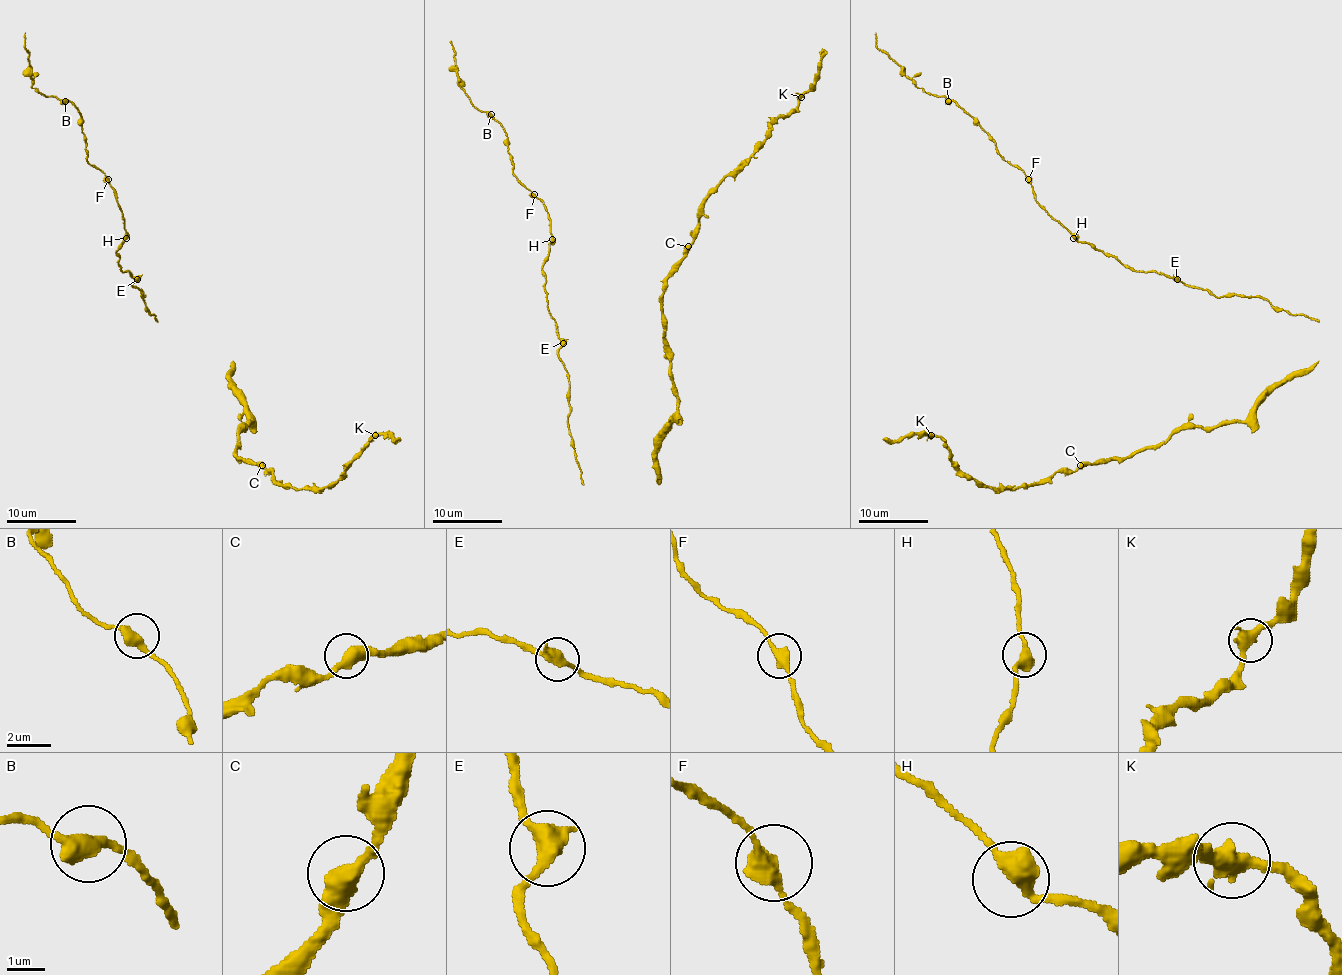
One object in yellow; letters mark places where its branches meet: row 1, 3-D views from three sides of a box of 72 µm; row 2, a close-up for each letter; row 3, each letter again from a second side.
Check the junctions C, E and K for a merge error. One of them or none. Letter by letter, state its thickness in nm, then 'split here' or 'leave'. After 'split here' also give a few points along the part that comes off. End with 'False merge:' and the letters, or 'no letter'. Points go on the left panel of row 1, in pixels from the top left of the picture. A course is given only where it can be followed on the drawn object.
C: 480 nm thick; leave
E: 440 nm thick; leave
K: 440 nm thick; leave
False merge: no letter

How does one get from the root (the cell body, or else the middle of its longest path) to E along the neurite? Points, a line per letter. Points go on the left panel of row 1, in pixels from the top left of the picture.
E: (157, 322), (147, 310), (143, 294), (143, 297), (133, 285), (136, 280)

